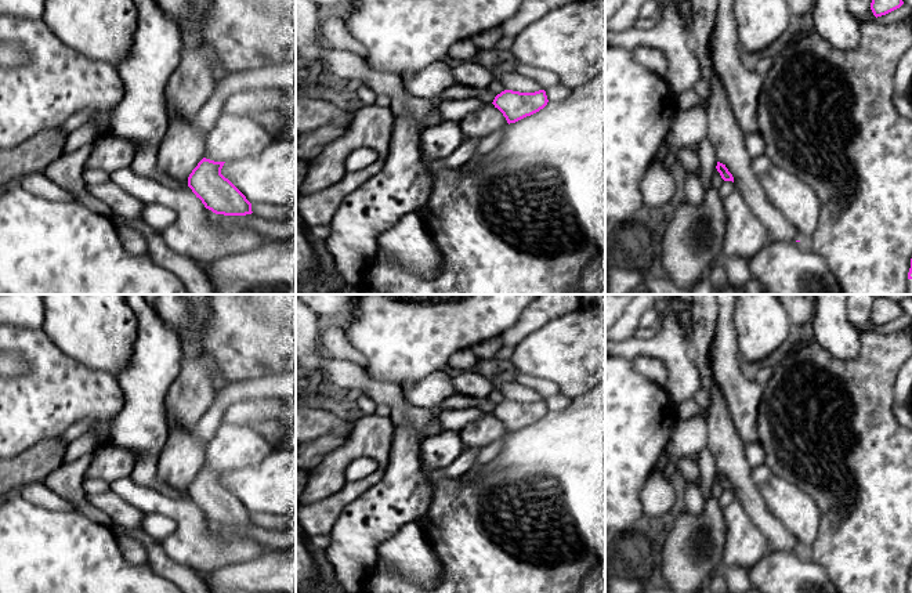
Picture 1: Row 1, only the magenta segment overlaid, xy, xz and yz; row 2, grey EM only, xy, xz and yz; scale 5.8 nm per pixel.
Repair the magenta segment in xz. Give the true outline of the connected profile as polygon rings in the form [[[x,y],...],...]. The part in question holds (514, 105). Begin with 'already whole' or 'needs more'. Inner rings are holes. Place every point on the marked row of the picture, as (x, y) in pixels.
needs more; [[[504,90],[492,102],[464,117],[459,124],[466,140],[482,140],[497,133],[510,123],[531,116],[547,105],[544,90],[535,93],[520,93]]]

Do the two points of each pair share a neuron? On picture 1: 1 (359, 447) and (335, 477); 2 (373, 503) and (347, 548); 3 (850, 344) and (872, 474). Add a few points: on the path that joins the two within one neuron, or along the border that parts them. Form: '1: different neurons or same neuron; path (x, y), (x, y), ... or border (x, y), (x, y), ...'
1: same neuron; path (351, 451), (335, 469)
2: same neuron; path (371, 514), (369, 523), (355, 537)
3: different neurons; border (860, 335), (851, 360), (822, 347)

